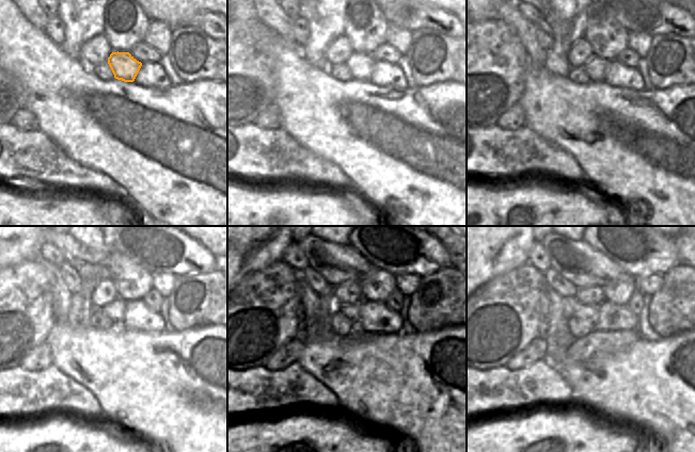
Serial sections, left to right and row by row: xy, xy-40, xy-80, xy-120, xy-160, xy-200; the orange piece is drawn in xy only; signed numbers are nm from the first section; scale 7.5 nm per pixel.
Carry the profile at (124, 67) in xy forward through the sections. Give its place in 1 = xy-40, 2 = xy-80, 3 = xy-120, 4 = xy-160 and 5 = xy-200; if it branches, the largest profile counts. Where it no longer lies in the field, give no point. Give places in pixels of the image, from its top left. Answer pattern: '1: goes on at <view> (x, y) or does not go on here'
1: goes on at xy-40 (360, 65)
2: goes on at xy-80 (596, 68)
3: goes on at xy-120 (115, 310)
4: goes on at xy-160 (351, 311)
5: goes on at xy-200 (572, 308)

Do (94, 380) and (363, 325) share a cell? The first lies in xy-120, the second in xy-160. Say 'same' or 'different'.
different

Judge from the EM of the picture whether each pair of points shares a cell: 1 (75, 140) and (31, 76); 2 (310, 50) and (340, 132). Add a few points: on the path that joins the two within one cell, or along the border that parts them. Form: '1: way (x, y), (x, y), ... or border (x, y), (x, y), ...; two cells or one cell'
1: way (75, 124), (75, 119), (47, 92); one cell
2: border (300, 47), (301, 54), (310, 64), (325, 69); two cells

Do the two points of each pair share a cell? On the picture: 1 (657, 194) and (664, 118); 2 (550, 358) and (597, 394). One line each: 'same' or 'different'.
1: same
2: different

